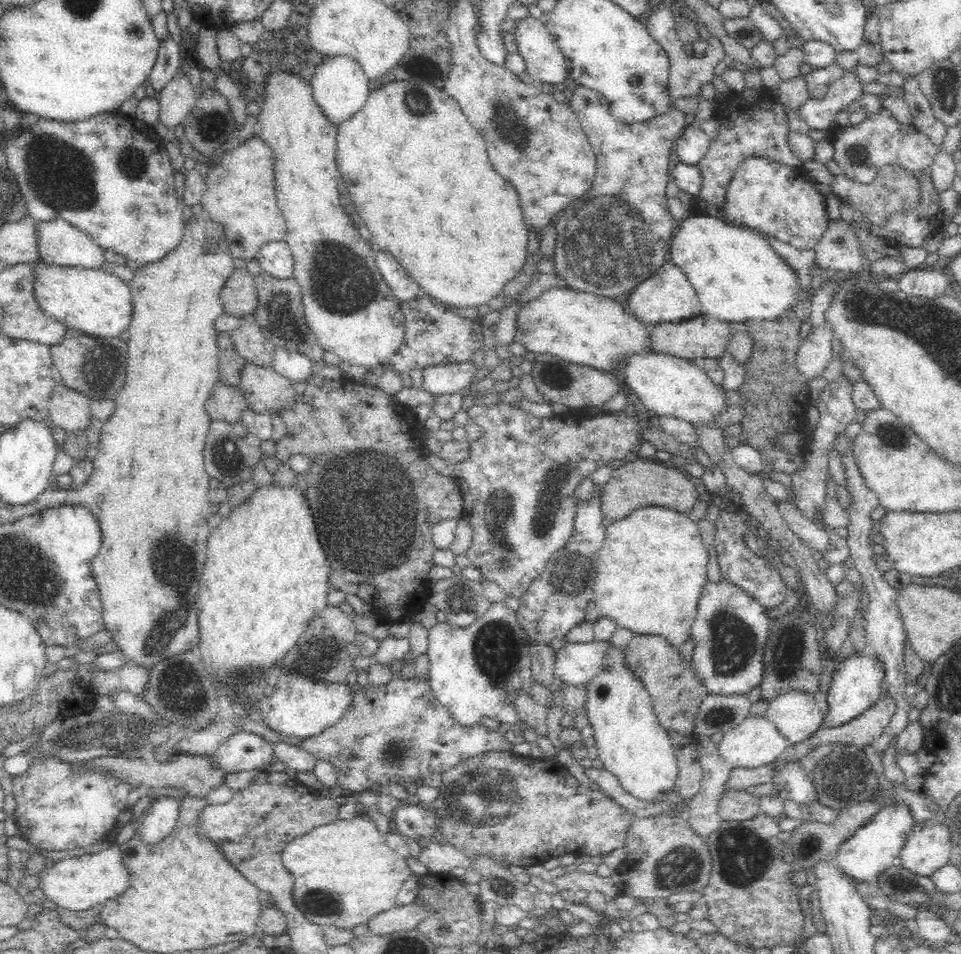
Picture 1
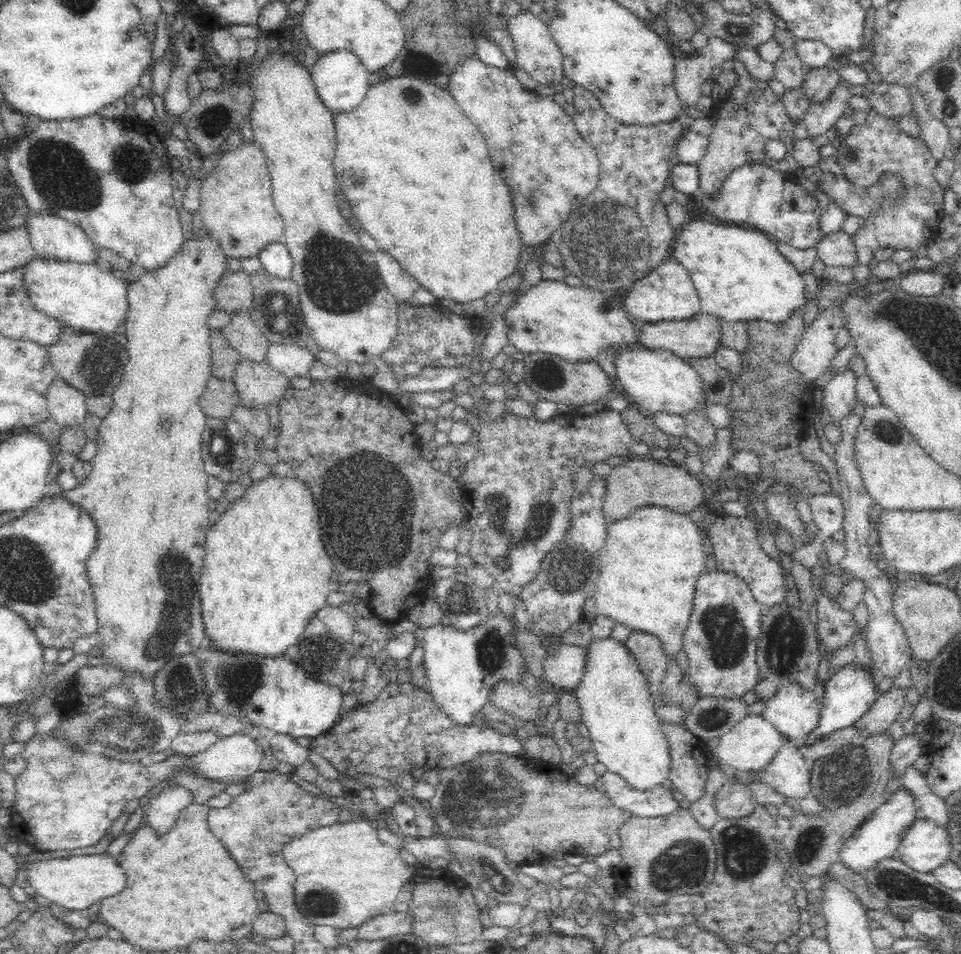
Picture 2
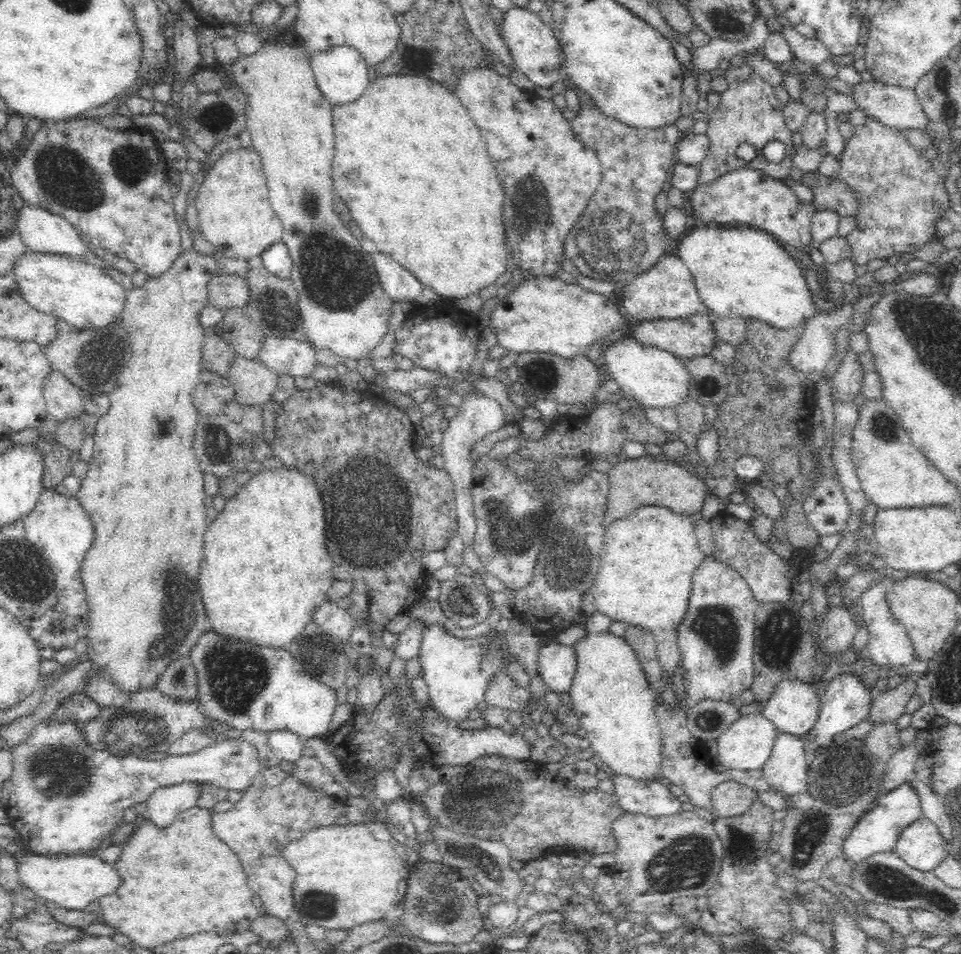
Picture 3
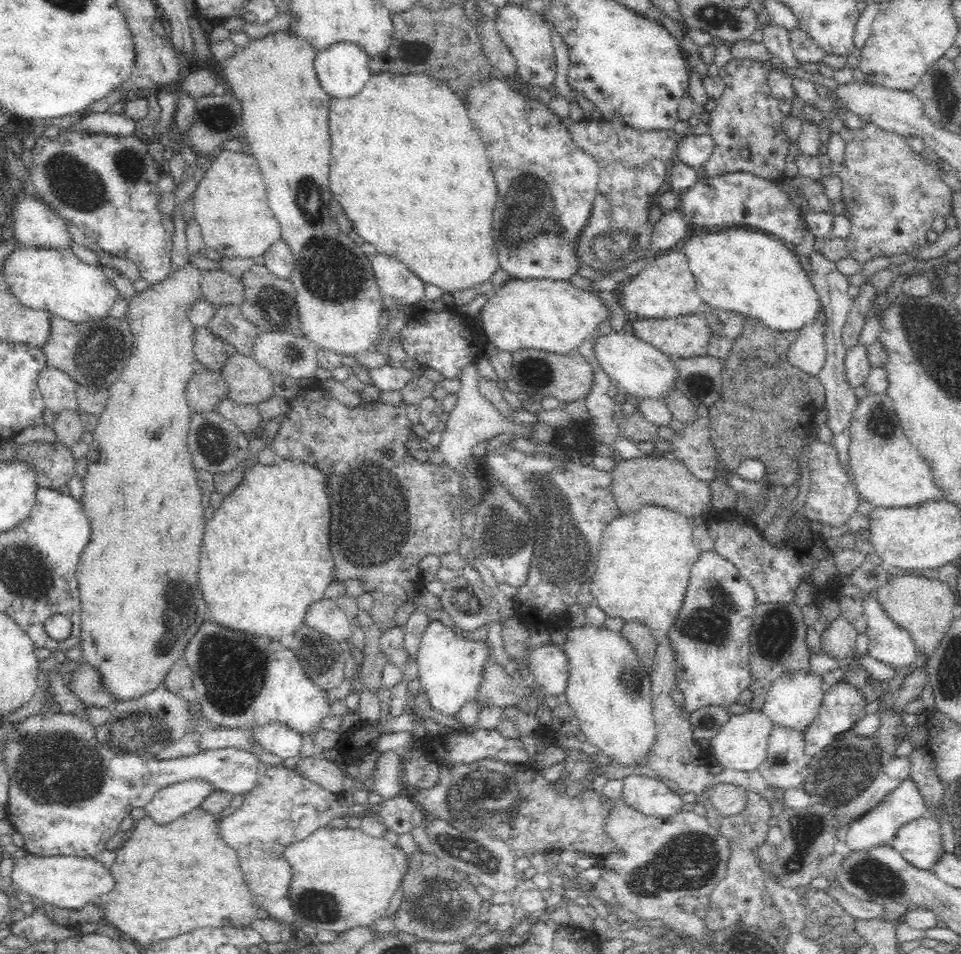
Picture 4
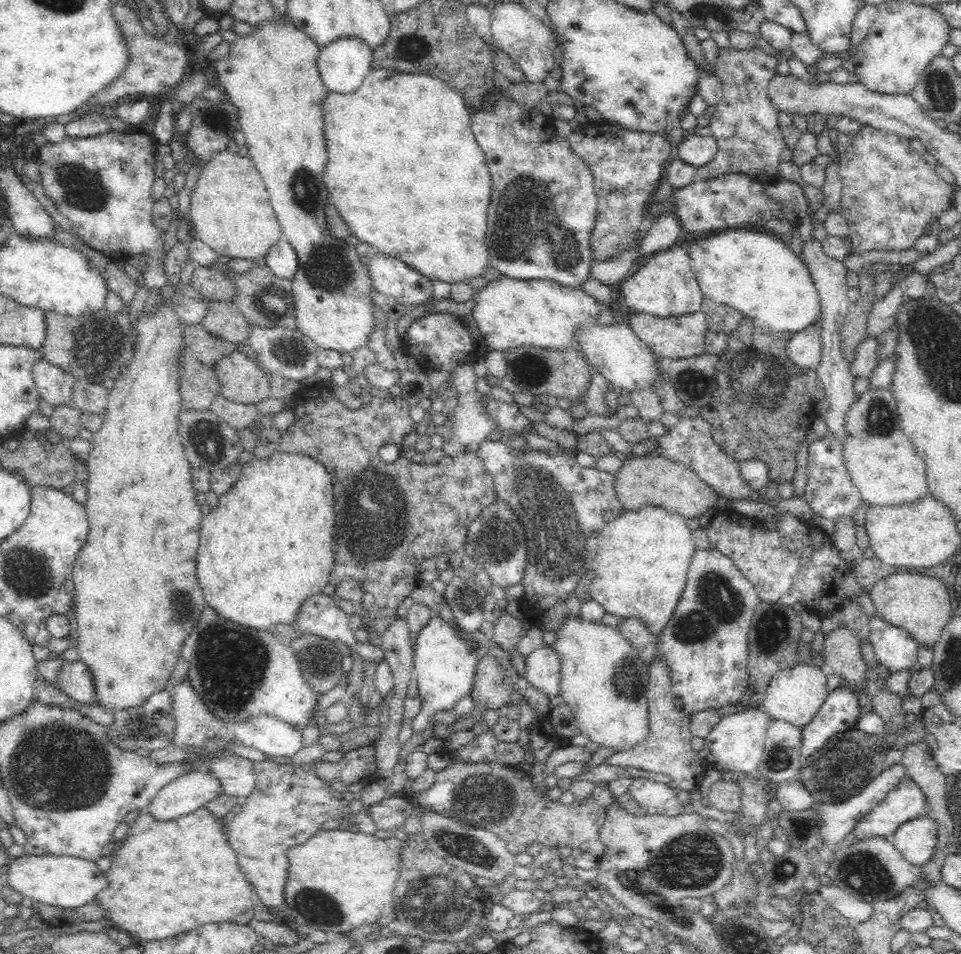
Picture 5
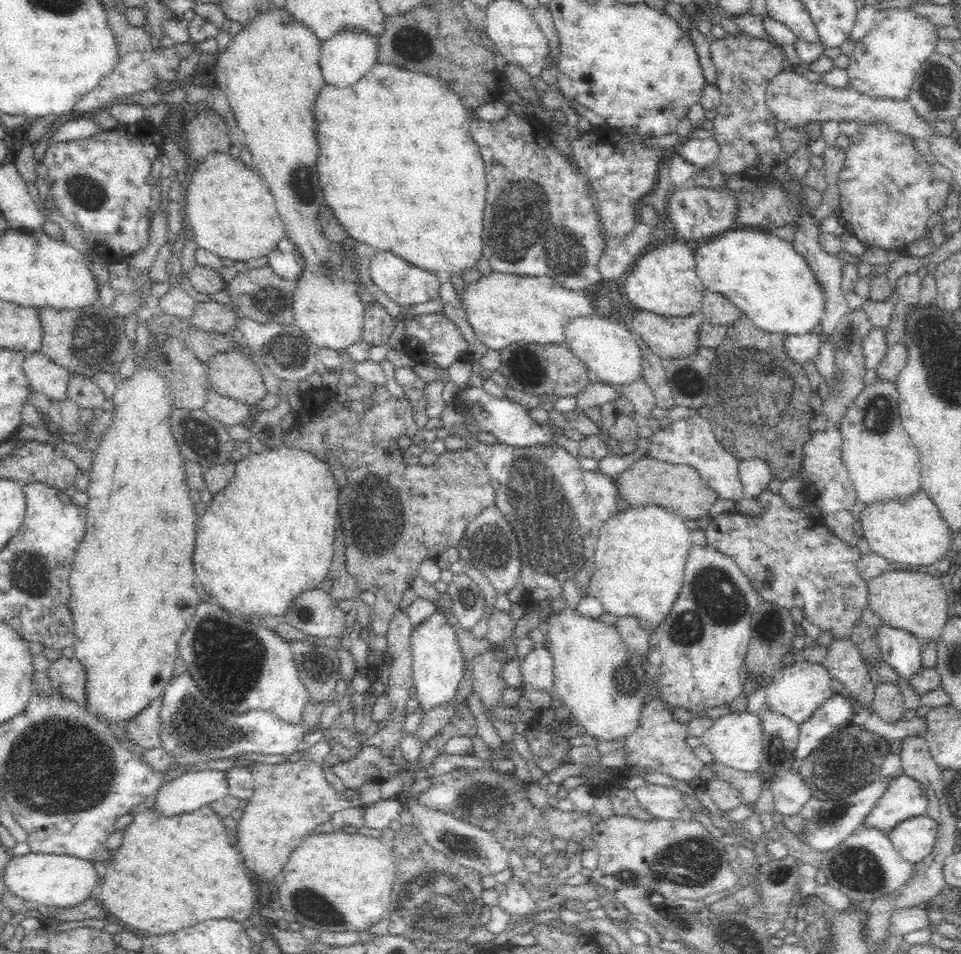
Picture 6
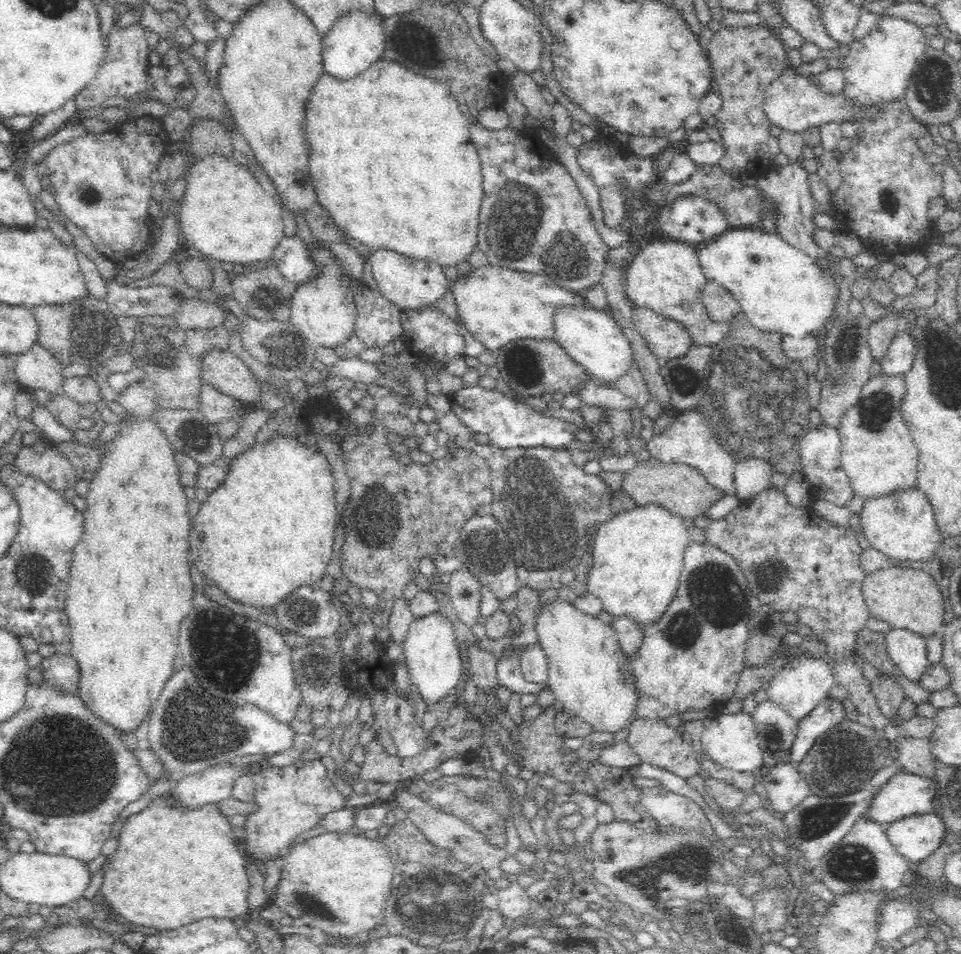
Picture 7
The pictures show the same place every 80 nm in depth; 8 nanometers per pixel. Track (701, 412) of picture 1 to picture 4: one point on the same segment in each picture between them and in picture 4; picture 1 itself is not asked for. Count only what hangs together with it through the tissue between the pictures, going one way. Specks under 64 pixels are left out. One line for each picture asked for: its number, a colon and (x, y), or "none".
2: (656, 380)
3: (649, 376)
4: (636, 368)

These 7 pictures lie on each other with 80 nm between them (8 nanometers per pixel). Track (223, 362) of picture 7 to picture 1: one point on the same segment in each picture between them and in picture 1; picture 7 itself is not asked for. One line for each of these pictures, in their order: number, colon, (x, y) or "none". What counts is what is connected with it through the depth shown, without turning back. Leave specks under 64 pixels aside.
1: (264, 390)
2: (258, 385)
3: (253, 384)
4: (248, 383)
5: (242, 380)
6: (230, 374)

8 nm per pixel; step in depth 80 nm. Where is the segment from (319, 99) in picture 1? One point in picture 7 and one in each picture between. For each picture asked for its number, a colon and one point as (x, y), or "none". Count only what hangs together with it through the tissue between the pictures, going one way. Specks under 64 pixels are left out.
2: (341, 79)
3: (341, 72)
4: (343, 68)
5: (343, 63)
6: (345, 57)
7: (355, 41)

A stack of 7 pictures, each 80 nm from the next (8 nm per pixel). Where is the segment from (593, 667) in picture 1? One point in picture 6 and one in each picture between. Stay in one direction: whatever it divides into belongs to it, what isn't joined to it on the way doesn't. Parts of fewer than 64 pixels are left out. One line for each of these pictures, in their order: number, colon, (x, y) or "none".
2: (563, 664)
3: (555, 664)
4: (547, 664)
5: (541, 666)
6: (536, 669)

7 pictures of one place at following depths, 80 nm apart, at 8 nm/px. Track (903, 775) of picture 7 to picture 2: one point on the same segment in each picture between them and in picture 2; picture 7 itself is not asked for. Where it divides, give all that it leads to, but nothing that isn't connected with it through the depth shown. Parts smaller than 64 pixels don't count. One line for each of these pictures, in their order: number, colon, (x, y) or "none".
2: (878, 836)
3: (877, 830)
4: (905, 803)
5: (906, 800)
6: (905, 797)

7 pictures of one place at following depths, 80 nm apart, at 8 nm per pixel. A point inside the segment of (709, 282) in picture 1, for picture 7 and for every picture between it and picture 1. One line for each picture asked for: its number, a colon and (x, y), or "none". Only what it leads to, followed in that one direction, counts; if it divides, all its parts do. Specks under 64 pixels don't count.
2: (739, 273)
3: (737, 269)
4: (747, 270)
5: (752, 270)
6: (773, 285)
7: (781, 289)

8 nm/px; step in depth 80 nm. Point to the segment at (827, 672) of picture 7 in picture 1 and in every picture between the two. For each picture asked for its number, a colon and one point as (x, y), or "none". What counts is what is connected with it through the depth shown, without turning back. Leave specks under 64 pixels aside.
1: (795, 713)
2: (794, 711)
3: (793, 707)
4: (793, 700)
5: (794, 694)
6: (796, 691)

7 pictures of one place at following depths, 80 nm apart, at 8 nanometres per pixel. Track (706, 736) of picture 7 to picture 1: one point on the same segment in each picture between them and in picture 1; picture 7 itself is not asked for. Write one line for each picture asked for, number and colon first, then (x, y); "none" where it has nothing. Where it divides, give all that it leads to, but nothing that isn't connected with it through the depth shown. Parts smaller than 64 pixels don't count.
1: (755, 742)
2: (750, 745)
3: (746, 744)
4: (740, 743)
5: (737, 741)
6: (734, 740)

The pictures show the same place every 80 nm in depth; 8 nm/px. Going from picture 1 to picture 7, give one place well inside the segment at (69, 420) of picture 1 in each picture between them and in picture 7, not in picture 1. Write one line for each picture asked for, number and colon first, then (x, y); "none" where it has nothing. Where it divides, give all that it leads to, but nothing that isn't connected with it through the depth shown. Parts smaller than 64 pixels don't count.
2: (67, 406)
3: (63, 399)
4: (58, 389)
5: (54, 386)
6: (42, 374)
7: (36, 368)

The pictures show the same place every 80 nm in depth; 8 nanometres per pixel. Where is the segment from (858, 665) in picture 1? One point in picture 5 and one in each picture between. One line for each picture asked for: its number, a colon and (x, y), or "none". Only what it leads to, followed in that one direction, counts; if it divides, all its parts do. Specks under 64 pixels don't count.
2: (849, 693)
3: (845, 702)
4: (842, 706)
5: (840, 710)

